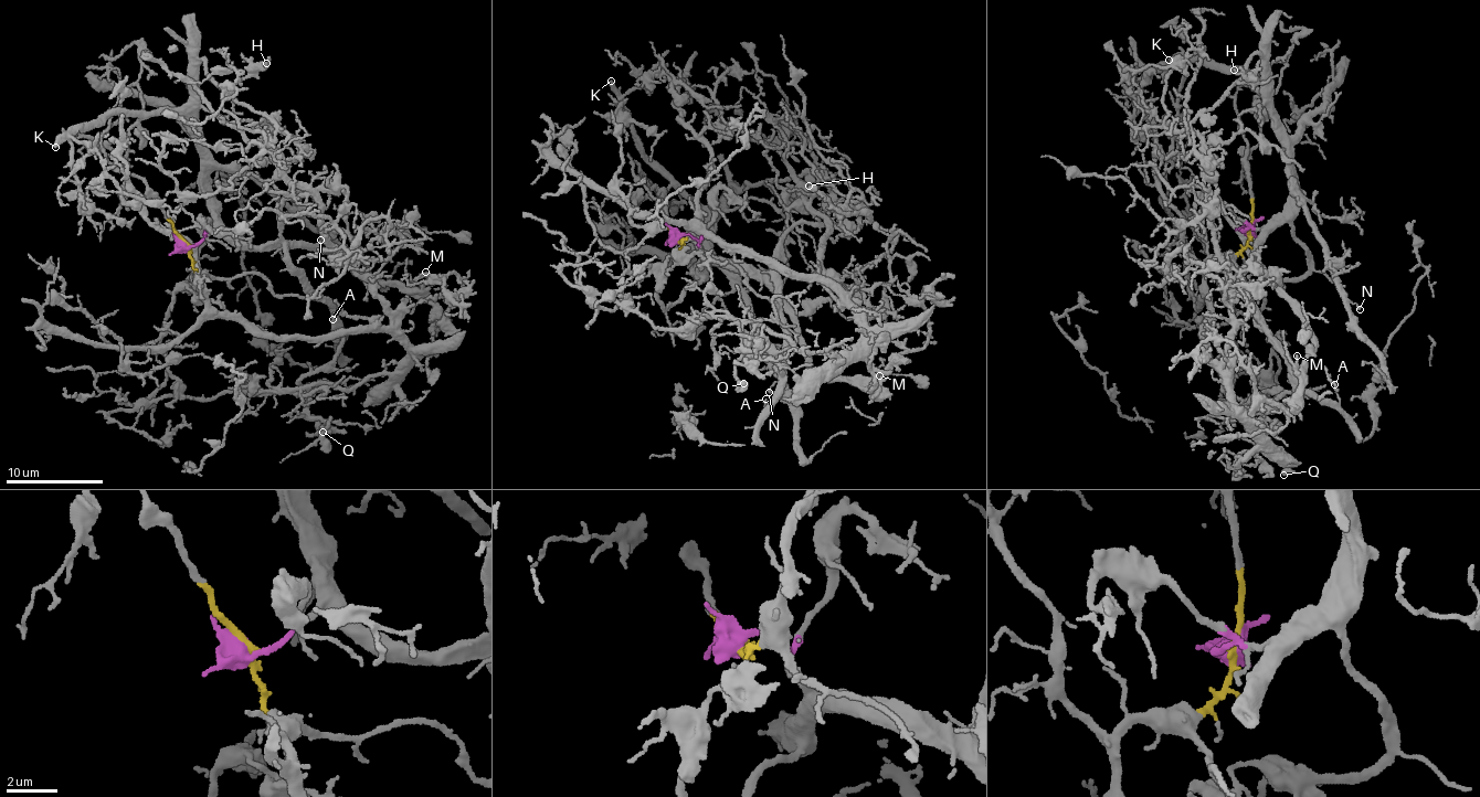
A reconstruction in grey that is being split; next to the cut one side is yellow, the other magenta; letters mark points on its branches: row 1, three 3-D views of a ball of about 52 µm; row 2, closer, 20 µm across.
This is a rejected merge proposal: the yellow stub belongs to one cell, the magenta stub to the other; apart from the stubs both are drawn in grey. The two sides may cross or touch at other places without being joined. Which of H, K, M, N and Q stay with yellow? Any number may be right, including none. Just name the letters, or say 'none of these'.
Q

